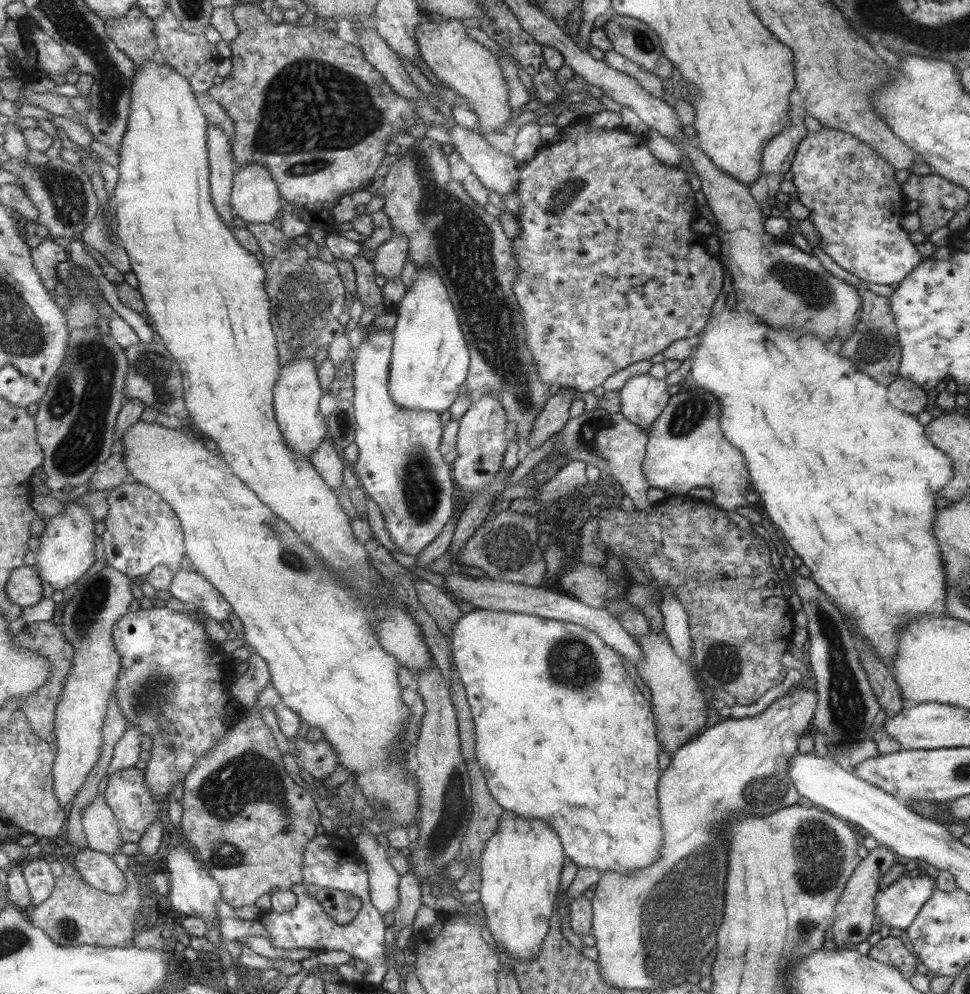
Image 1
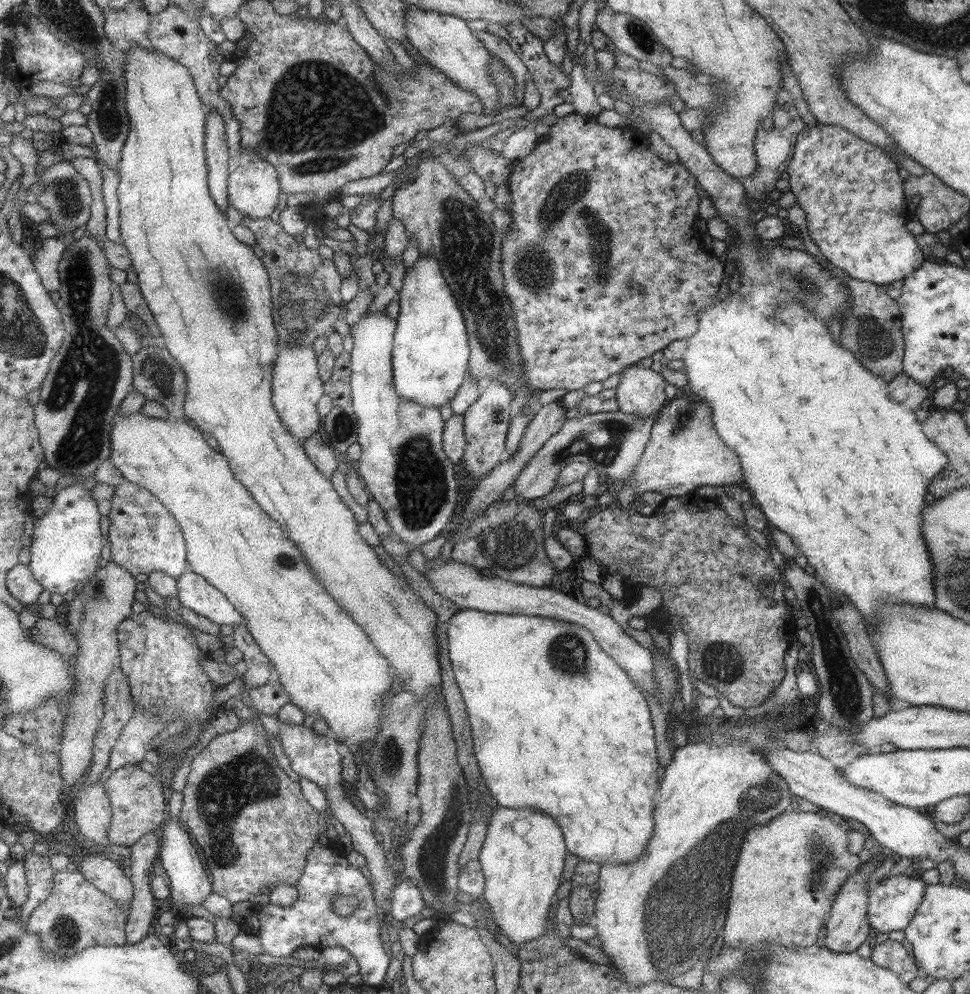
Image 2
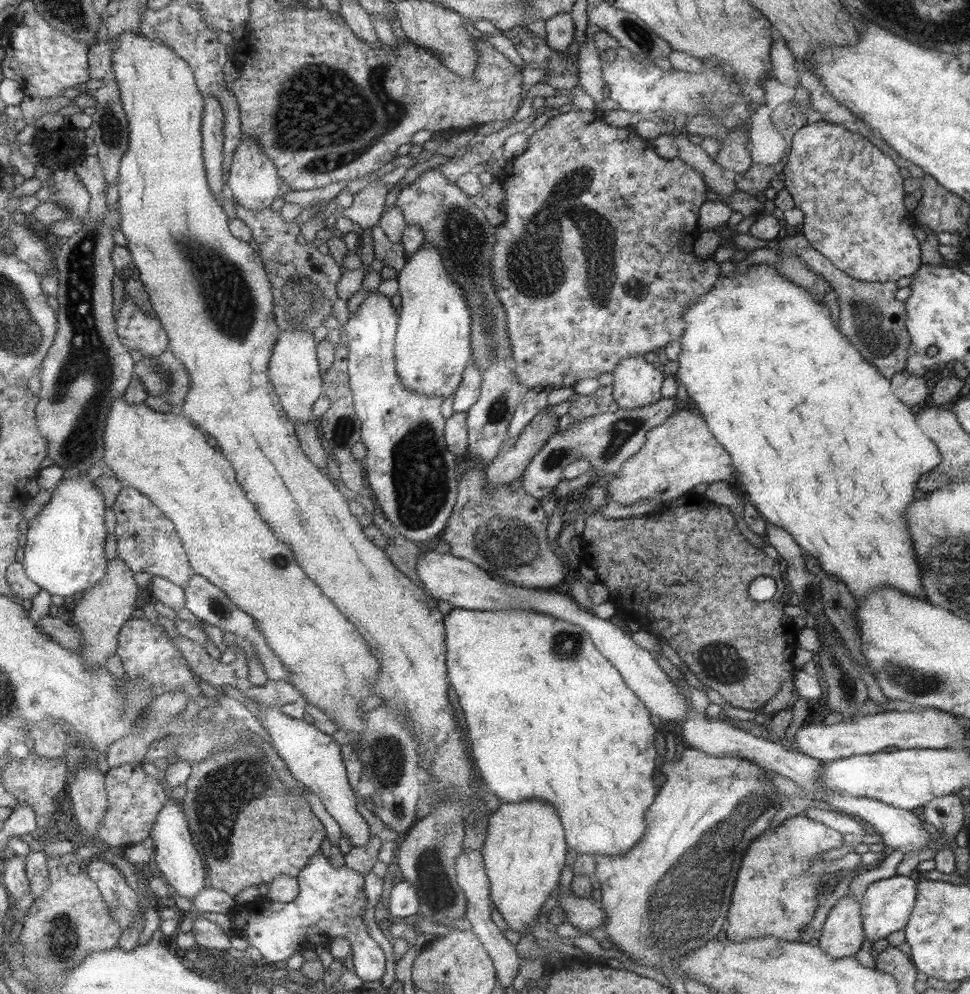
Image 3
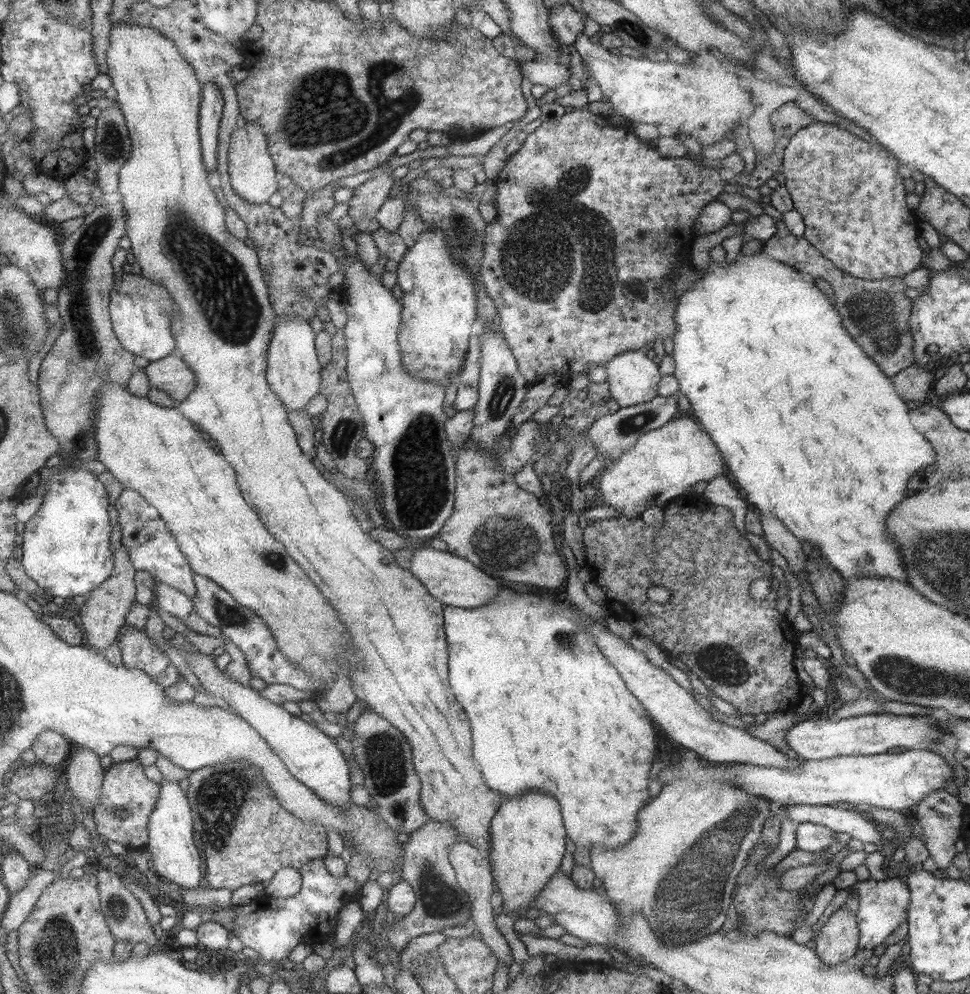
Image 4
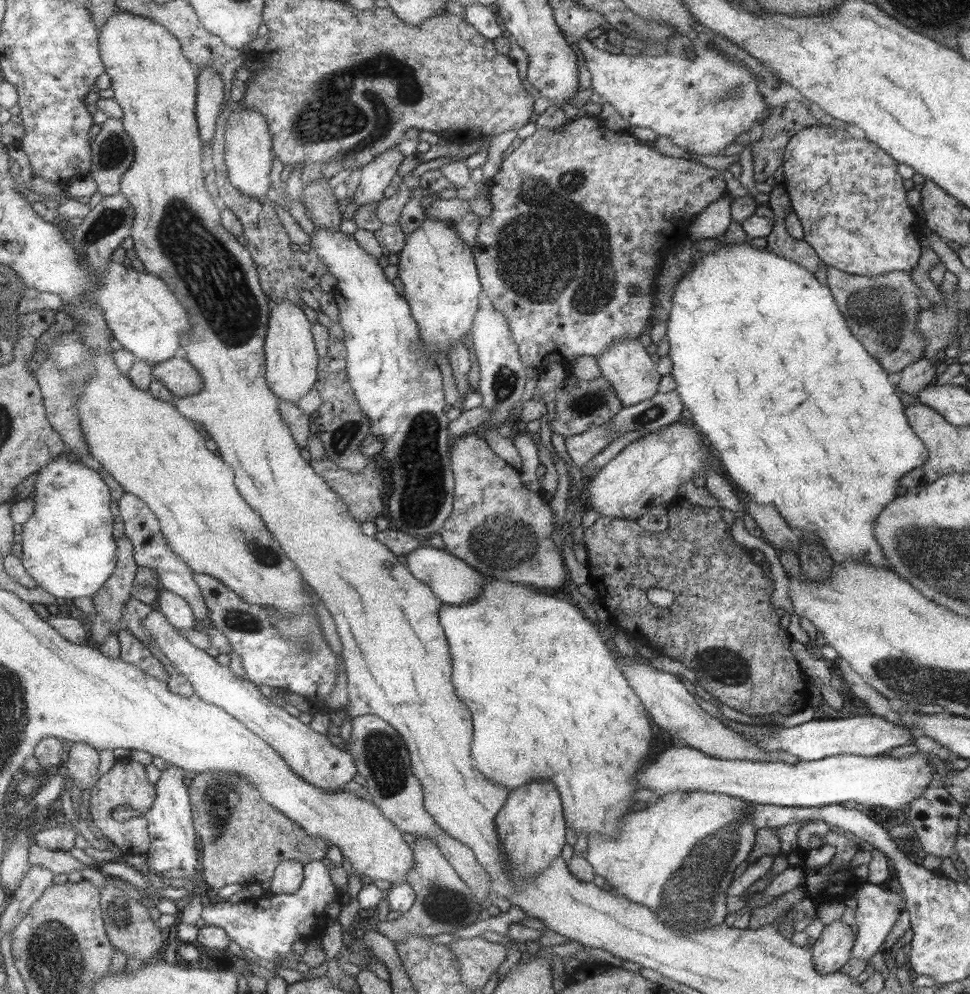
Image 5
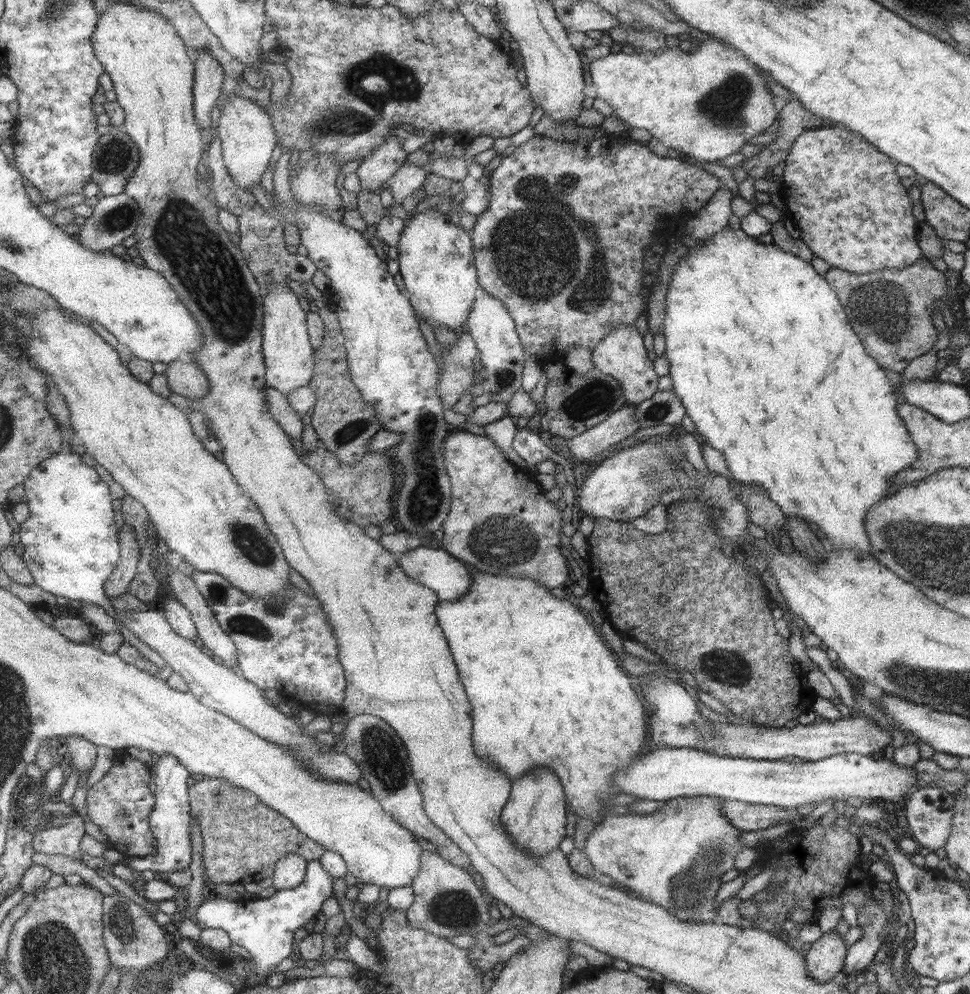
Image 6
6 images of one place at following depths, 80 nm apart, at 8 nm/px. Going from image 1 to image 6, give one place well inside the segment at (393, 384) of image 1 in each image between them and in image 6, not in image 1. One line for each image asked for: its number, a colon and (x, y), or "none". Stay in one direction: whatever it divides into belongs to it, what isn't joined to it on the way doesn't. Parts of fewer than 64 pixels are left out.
2: (429, 350)
3: (431, 349)
4: (439, 300)
5: (440, 283)
6: (434, 258)

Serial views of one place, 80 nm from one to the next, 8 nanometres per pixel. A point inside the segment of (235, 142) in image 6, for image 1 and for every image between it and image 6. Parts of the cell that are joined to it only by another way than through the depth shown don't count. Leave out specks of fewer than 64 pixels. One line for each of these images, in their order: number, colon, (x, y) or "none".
1: (254, 198)
2: (254, 191)
3: (253, 184)
4: (252, 175)
5: (248, 149)

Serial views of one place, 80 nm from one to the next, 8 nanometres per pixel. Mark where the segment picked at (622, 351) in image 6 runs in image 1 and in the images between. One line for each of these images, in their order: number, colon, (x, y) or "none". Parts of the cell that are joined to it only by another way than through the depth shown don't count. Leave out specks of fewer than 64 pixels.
1: (643, 398)
2: (641, 391)
3: (636, 383)
4: (632, 378)
5: (625, 365)

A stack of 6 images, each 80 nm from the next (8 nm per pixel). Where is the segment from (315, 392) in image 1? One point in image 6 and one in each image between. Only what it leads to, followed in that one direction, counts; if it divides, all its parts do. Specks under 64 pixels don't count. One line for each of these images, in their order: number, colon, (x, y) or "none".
2: (297, 389)
3: (293, 366)
4: (293, 369)
5: (290, 354)
6: (288, 357)

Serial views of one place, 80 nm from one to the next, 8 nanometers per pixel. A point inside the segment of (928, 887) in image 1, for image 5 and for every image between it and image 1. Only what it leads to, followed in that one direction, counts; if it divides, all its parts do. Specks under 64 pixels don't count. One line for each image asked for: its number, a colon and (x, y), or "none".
2: (894, 901)
3: (886, 905)
4: (882, 904)
5: (877, 908)

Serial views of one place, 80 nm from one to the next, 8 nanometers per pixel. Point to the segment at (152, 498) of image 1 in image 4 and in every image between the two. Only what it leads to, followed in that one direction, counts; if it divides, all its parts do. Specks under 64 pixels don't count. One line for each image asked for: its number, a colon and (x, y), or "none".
2: (144, 536)
3: (147, 540)
4: (152, 547)

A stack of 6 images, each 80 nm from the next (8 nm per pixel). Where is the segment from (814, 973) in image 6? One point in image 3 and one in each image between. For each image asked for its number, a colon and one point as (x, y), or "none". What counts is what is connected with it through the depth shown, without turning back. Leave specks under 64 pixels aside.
3: (842, 933)
4: (836, 941)
5: (830, 950)

